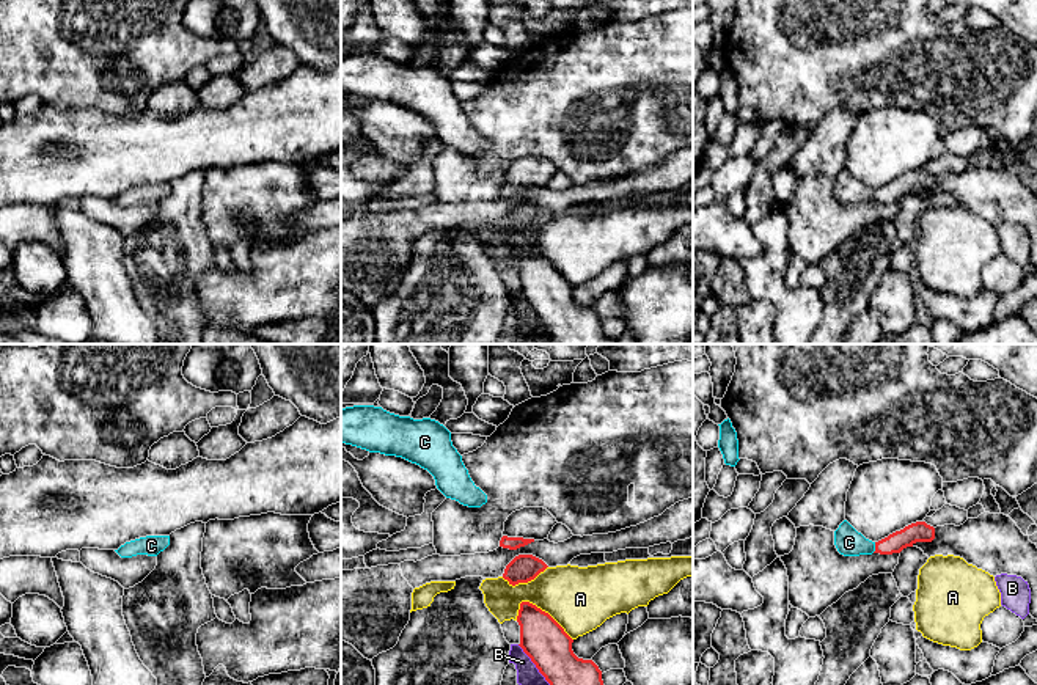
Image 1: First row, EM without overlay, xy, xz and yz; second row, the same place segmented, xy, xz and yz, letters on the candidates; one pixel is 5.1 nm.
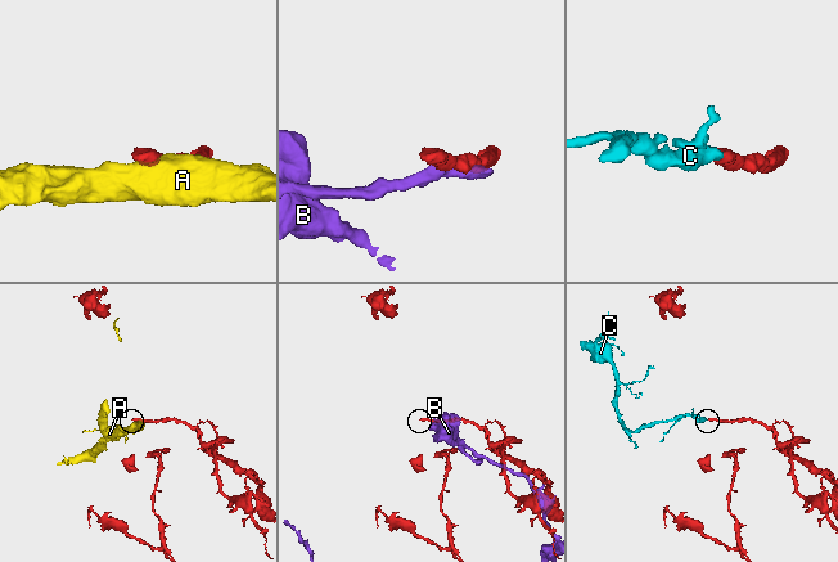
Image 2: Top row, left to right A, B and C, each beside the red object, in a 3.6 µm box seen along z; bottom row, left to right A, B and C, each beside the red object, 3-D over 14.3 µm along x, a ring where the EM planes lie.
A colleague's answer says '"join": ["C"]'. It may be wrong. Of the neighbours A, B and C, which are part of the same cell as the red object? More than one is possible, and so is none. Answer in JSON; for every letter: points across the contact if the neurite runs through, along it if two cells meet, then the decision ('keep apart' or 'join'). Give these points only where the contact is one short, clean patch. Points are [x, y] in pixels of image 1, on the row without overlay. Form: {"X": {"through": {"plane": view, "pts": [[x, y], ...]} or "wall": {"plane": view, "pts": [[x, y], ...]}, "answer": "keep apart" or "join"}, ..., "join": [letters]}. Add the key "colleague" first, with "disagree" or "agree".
{"colleague": "agree", "A": {"answer": "keep apart"}, "B": {"answer": "keep apart"}, "C": {"through": {"plane": "yz", "pts": [[919, 179], [893, 192], [875, 195], [849, 190]]}, "answer": "join"}, "join": ["C"]}

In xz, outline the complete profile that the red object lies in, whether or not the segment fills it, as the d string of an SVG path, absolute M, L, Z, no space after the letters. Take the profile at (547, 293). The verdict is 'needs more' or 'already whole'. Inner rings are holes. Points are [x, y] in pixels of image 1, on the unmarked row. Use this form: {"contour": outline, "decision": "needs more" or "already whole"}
{"contour": "M522 250L517 270L518 294L556 344L619 344L603 333L602 319L592 308L583 308L573 302L573 288L548 261L529 250Z", "decision": "already whole"}

